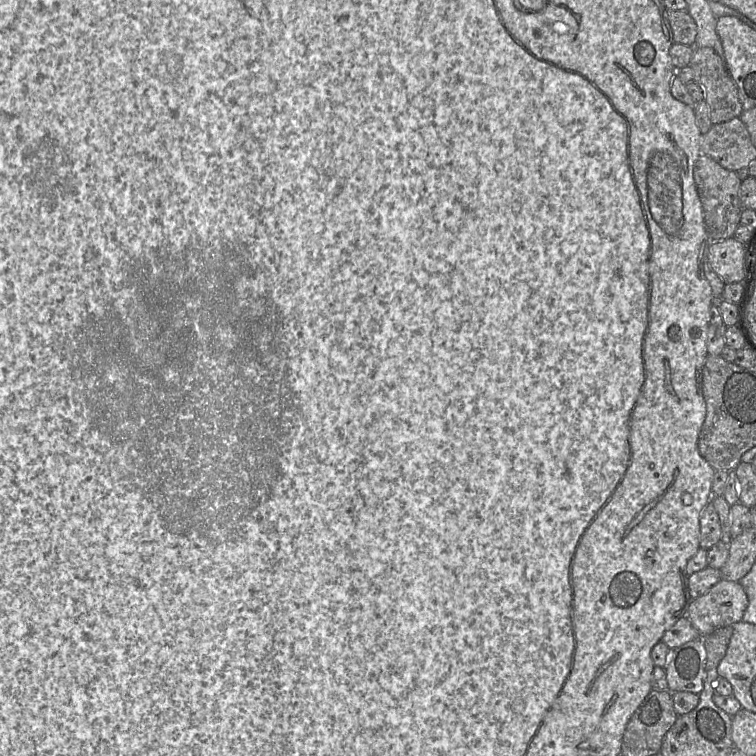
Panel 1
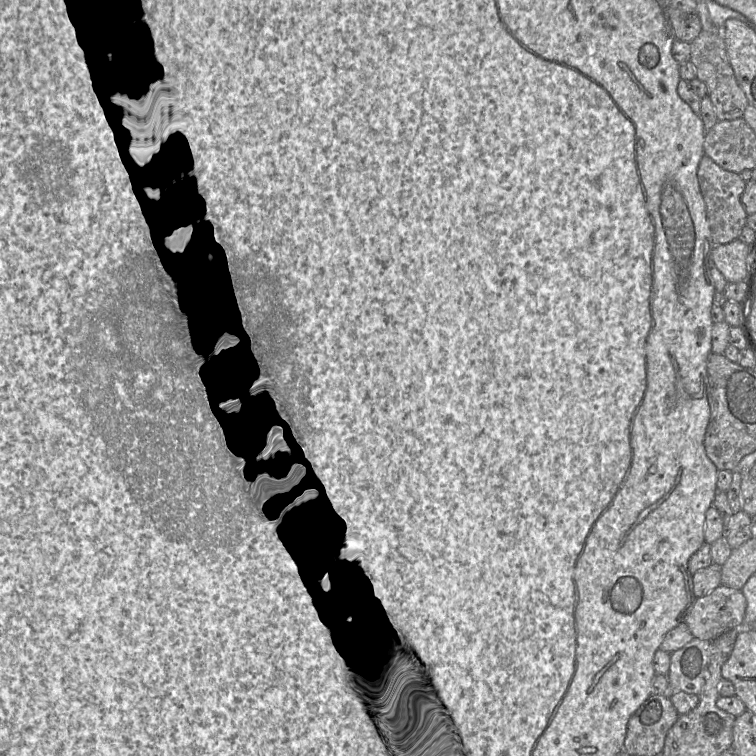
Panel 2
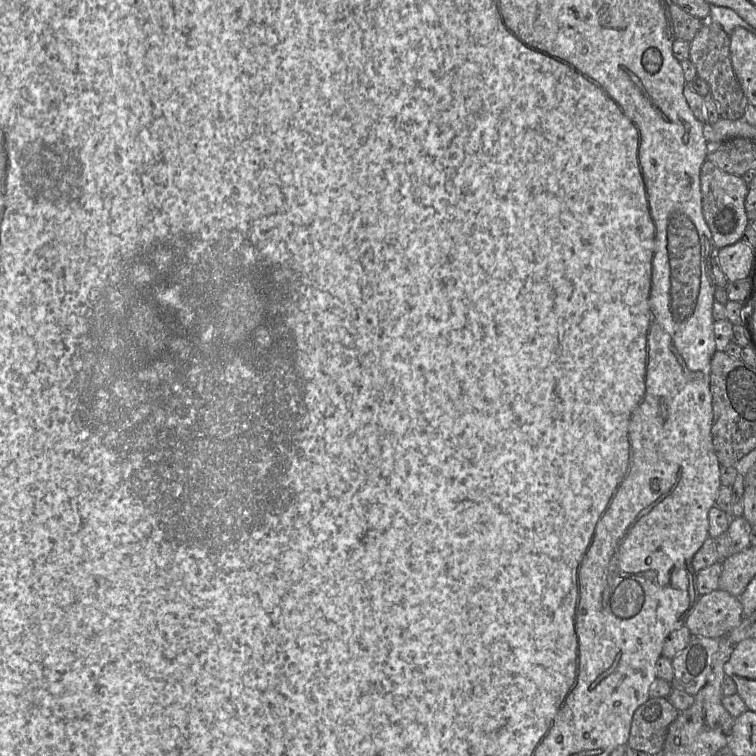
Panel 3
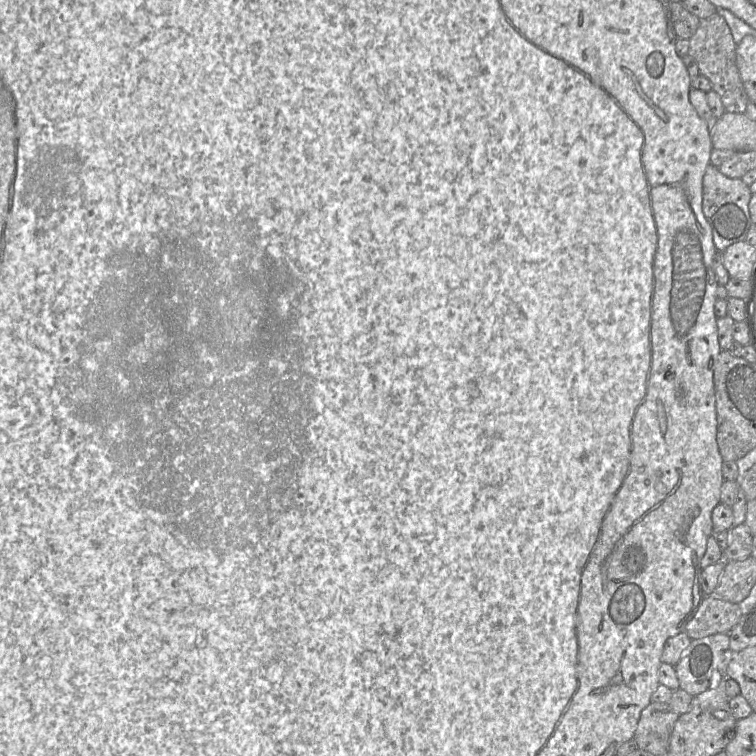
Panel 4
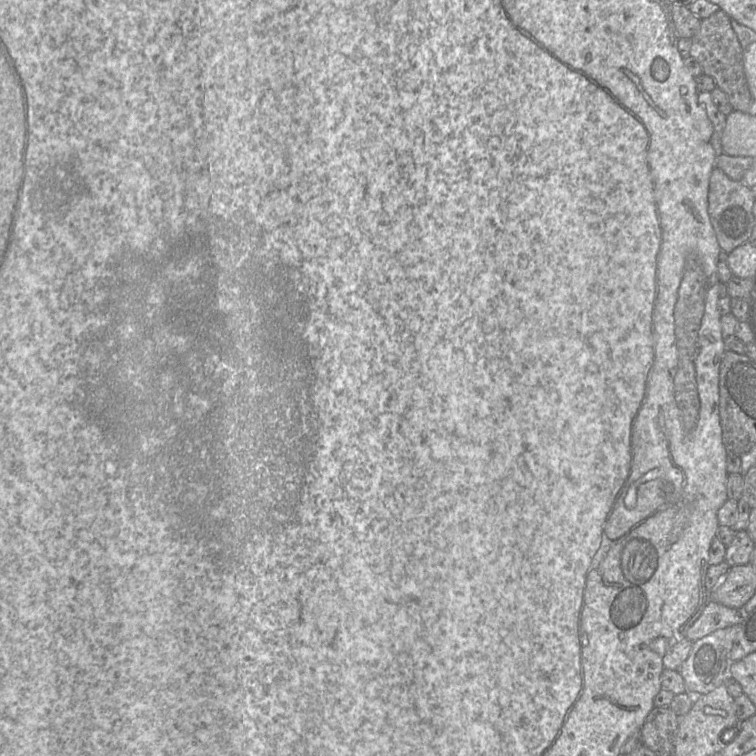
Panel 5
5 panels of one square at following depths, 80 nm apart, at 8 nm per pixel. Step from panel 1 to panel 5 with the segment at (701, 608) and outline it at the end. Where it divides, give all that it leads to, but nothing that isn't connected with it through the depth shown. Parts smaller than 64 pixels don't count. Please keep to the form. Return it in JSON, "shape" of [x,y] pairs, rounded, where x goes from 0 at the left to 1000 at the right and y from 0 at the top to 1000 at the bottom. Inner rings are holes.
{"shape":[[[939,795],[931,804],[929,812],[907,836],[907,844],[914,849],[919,849],[944,835],[975,827],[980,819],[980,807],[968,806]]]}

